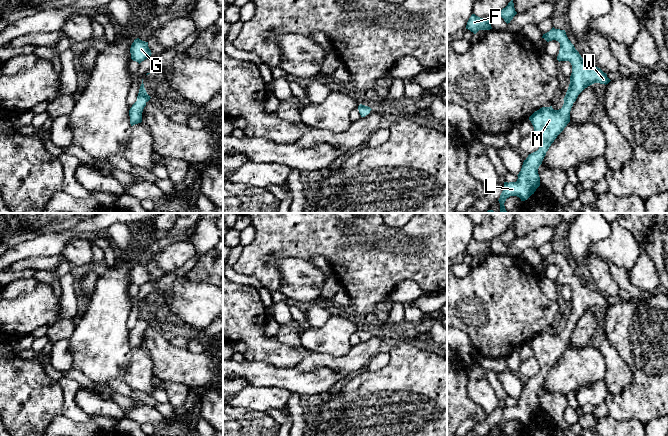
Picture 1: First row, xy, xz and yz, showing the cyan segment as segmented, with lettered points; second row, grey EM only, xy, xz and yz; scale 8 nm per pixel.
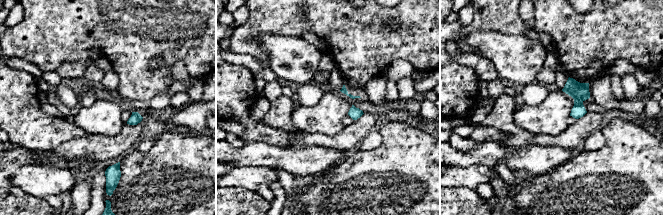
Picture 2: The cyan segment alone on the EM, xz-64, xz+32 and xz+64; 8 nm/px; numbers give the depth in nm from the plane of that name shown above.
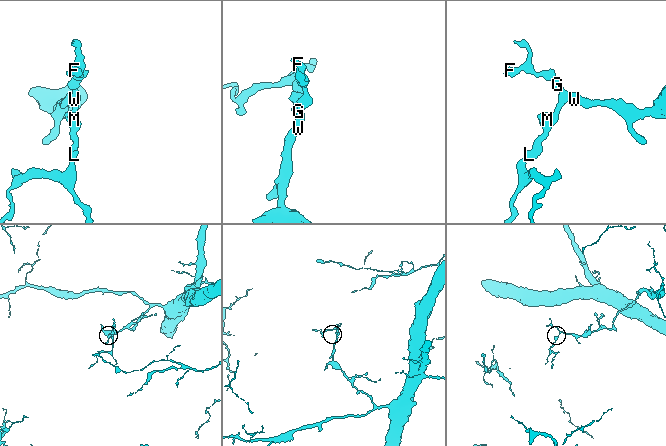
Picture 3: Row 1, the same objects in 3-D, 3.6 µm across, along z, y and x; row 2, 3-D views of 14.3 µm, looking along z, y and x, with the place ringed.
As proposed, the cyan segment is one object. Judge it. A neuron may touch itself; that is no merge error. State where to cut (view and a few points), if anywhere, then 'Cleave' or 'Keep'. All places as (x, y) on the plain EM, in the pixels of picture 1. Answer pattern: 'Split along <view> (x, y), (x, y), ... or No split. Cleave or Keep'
No split. Keep

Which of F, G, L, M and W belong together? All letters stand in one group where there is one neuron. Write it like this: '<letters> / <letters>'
F G L M W

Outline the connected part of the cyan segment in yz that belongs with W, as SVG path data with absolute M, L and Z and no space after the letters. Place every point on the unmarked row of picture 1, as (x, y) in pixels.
M553 251L549 256L543 258L542 262L547 266L556 264L560 267L557 284L571 287L570 308L561 333L554 334L552 330L542 331L529 341L534 357L539 361L540 371L524 384L516 406L504 406L503 415L498 424L500 436L507 436L504 427L510 420L517 420L521 425L525 425L540 410L538 392L551 368L570 346L570 335L578 319L594 307L606 309L611 305L600 292L583 284L568 263L565 254Z

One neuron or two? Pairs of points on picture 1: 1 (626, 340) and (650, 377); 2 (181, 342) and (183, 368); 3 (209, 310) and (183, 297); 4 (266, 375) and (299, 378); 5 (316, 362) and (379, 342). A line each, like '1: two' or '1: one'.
1: one
2: two
3: one
4: one
5: one

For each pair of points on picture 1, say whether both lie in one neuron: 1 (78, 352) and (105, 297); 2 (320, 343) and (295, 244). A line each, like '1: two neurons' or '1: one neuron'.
1: one neuron
2: two neurons

